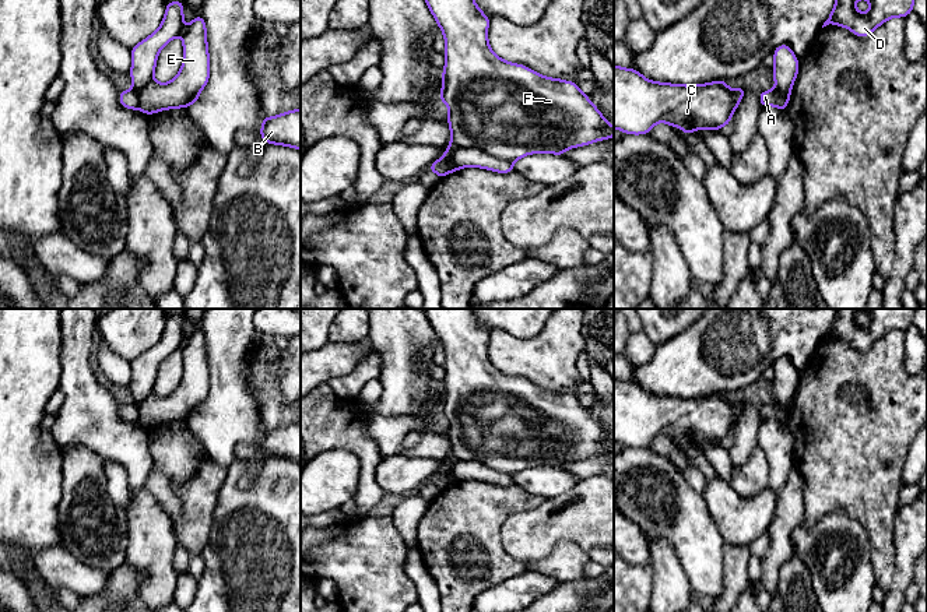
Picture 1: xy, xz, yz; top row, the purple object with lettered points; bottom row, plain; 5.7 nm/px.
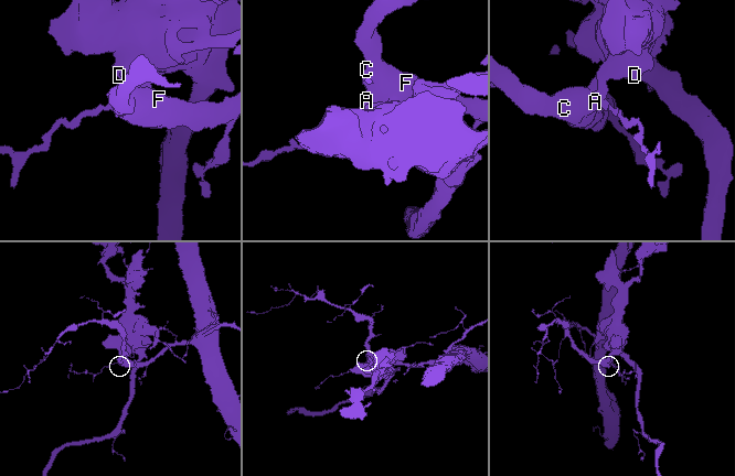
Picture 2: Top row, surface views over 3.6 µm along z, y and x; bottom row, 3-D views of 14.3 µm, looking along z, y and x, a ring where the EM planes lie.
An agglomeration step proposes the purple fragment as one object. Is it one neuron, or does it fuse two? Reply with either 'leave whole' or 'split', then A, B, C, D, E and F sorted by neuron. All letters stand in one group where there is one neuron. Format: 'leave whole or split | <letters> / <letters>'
split | A B C F / D E

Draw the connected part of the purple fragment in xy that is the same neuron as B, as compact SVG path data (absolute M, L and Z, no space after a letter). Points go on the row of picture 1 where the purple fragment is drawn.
M301 109L274 117L264 116L260 136L264 144L273 143L301 150Z

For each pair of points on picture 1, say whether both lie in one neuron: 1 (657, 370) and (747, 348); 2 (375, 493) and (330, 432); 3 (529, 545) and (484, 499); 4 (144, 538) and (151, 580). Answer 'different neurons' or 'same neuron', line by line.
1: same neuron
2: same neuron
3: different neurons
4: same neuron

